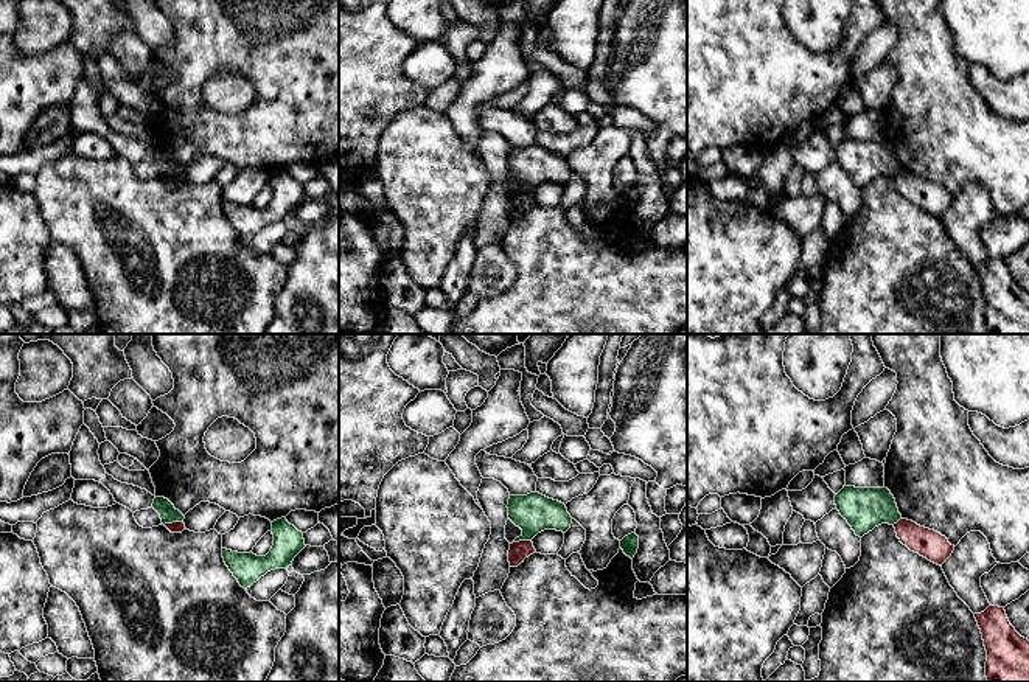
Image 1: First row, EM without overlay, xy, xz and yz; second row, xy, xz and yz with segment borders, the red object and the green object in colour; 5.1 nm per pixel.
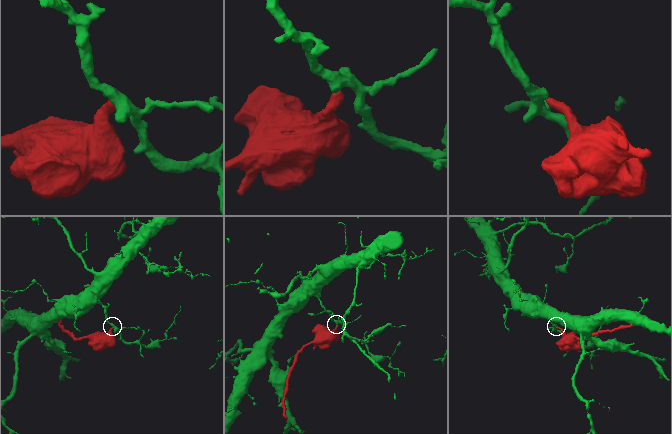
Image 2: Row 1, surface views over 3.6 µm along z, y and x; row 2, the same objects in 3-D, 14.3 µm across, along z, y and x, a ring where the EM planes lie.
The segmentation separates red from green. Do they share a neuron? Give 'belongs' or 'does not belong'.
does not belong

